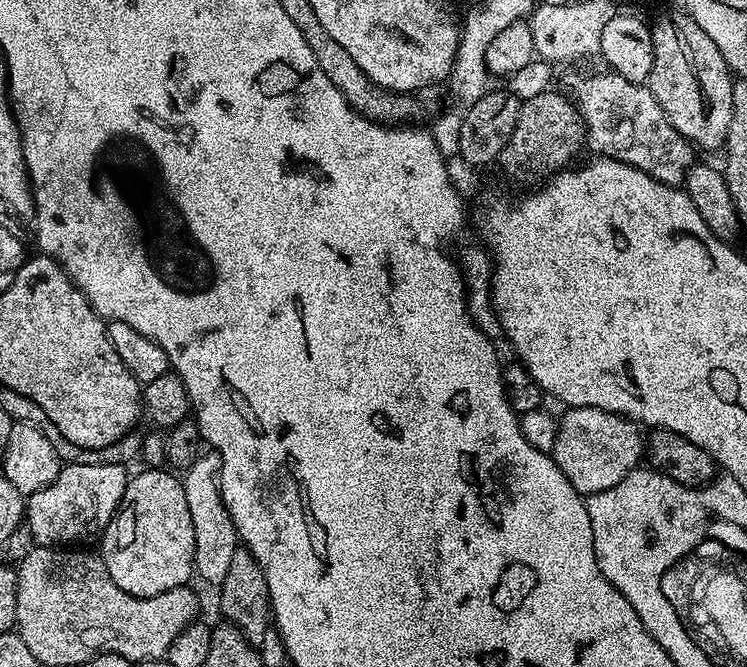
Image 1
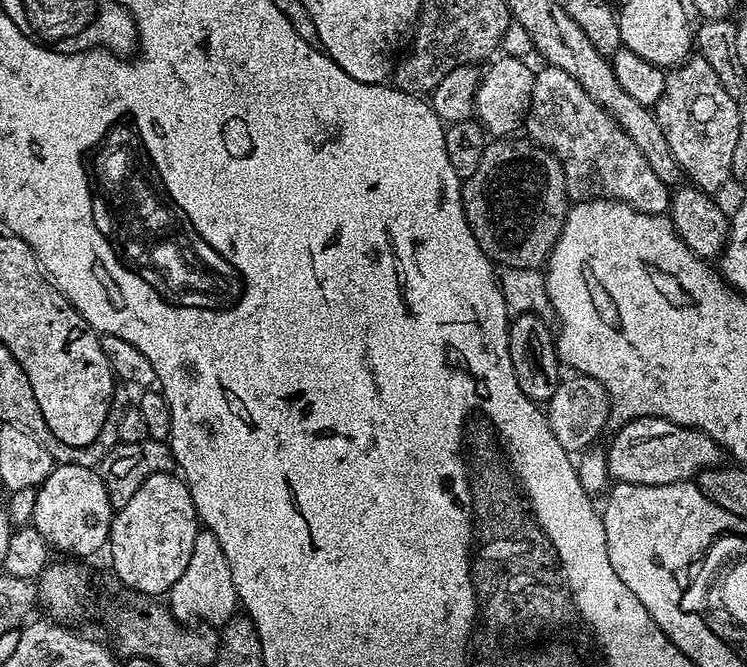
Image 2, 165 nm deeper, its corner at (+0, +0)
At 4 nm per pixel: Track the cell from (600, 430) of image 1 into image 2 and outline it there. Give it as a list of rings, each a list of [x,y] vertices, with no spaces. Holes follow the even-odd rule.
[[[653,416],[640,417],[623,426],[622,430],[611,433],[612,445],[606,448],[609,474],[613,481],[622,484],[641,484],[642,486],[666,486],[667,484],[683,484],[691,481],[697,474],[708,468],[717,467],[721,463],[722,449],[704,432],[686,426],[678,426],[666,418]]]

